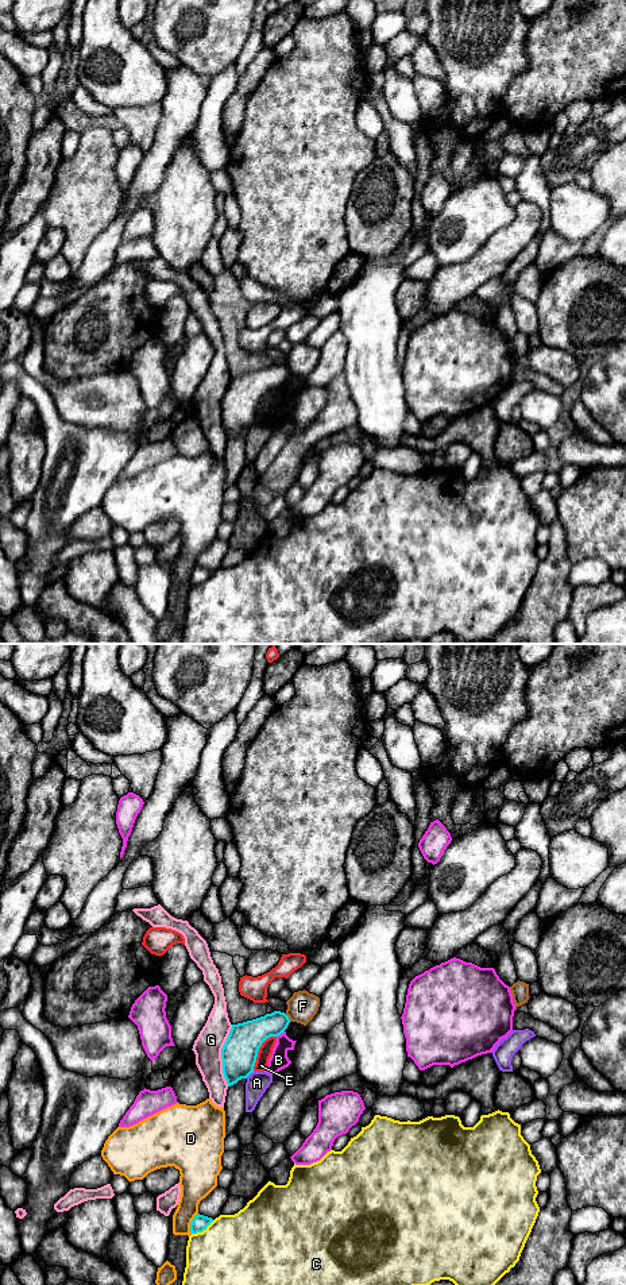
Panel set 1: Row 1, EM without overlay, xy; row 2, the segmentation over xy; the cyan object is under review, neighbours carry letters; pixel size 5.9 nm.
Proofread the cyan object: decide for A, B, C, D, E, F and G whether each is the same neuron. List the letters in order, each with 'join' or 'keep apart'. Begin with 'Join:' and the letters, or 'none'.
Join: none
A: keep apart
B: keep apart
C: keep apart
D: keep apart
E: keep apart
F: keep apart
G: keep apart

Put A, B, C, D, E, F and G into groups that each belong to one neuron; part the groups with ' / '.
A / B / C / D / E / F / G

